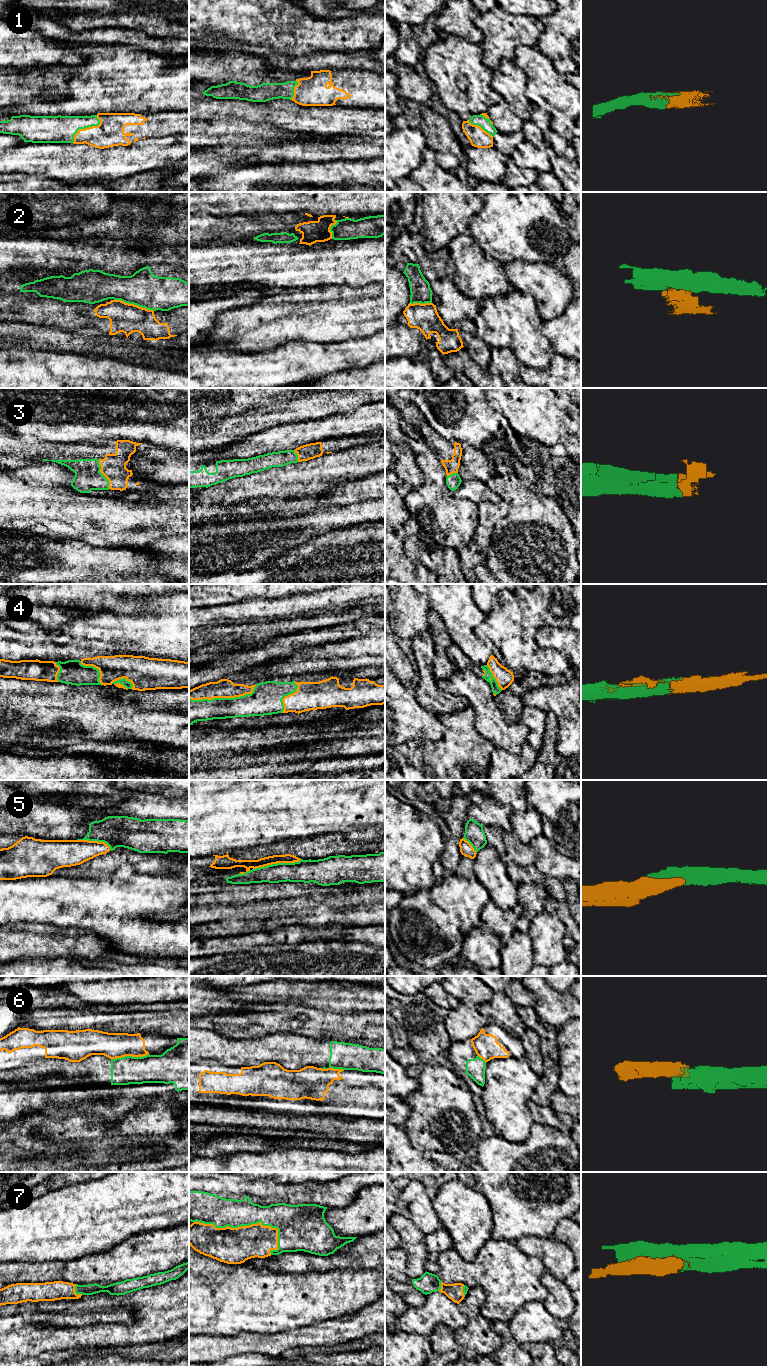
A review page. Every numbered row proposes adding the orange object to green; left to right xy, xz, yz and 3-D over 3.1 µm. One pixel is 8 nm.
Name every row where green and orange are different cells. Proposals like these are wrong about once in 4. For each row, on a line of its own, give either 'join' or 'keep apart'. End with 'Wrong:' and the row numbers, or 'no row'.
1: join
2: keep apart
3: join
4: join
5: join
6: keep apart
7: join
Wrong: 2, 6

